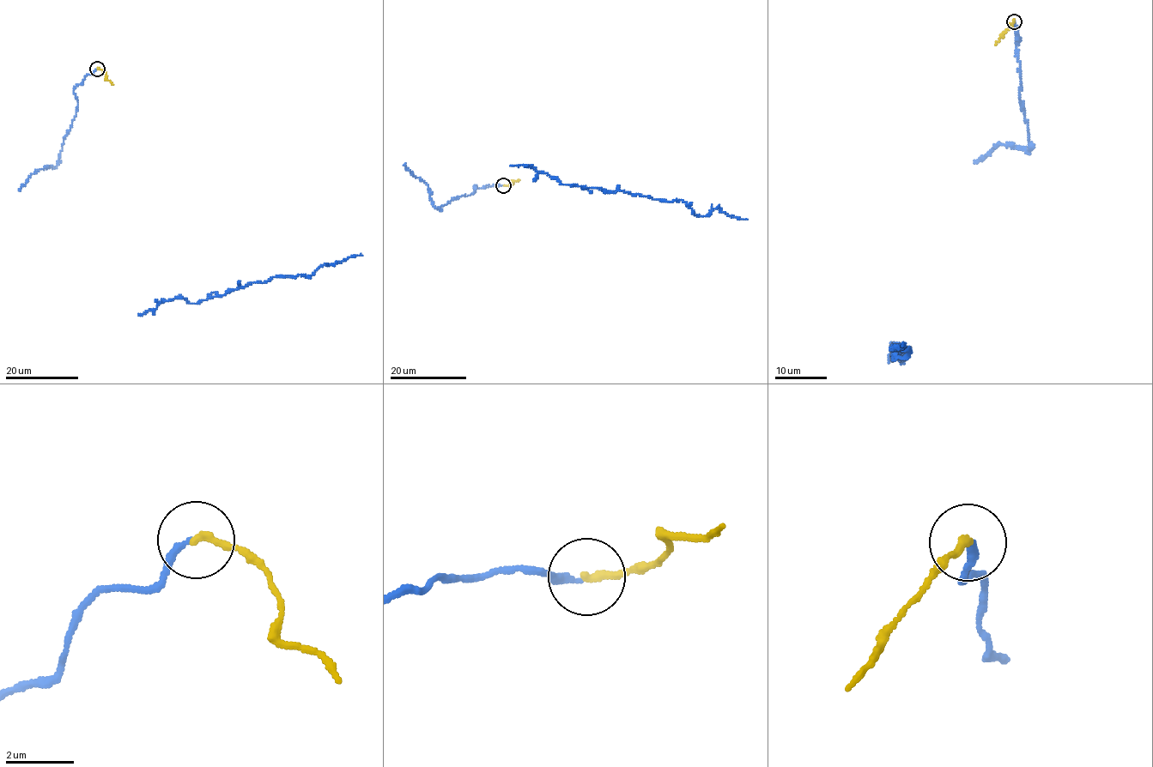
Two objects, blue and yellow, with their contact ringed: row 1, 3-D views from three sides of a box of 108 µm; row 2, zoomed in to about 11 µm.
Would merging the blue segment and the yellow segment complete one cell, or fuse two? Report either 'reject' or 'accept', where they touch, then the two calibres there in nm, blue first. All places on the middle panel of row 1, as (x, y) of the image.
accept; at (503, 185); 200 nm thick on the blue side, 240 nm on the other

